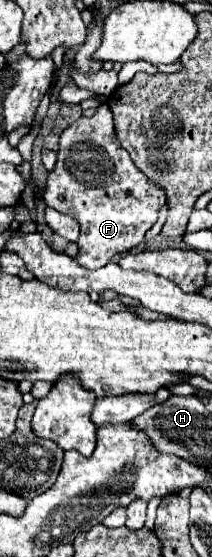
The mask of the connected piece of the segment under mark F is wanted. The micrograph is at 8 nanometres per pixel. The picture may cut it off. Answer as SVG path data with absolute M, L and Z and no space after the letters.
M104 103L96 109L94 117L80 117L60 135L58 161L48 175L44 201L48 207L80 223L78 255L74 259L84 269L100 269L114 255L126 253L144 241L146 231L158 221L166 193L146 181L146 175L132 165L130 155L118 145L112 113Z

